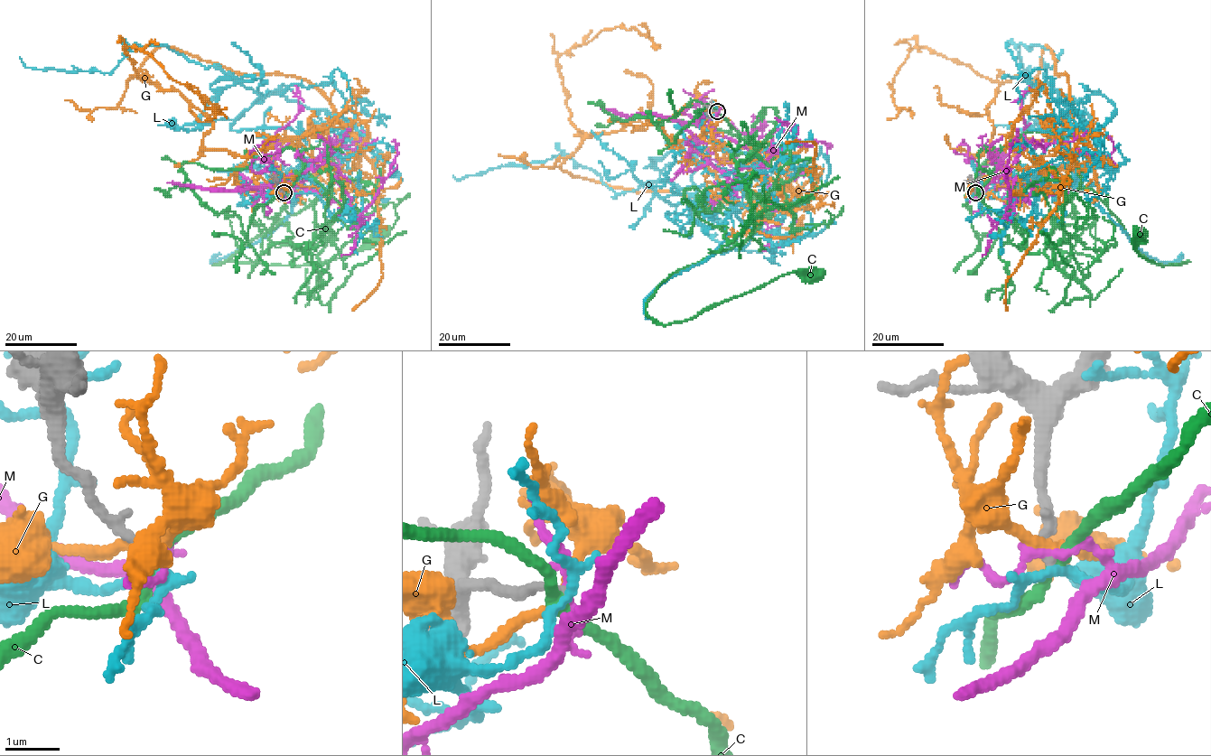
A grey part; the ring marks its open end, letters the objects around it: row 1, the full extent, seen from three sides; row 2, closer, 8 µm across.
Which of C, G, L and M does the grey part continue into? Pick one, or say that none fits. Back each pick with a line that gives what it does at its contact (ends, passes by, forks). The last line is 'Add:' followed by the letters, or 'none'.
Add: none

